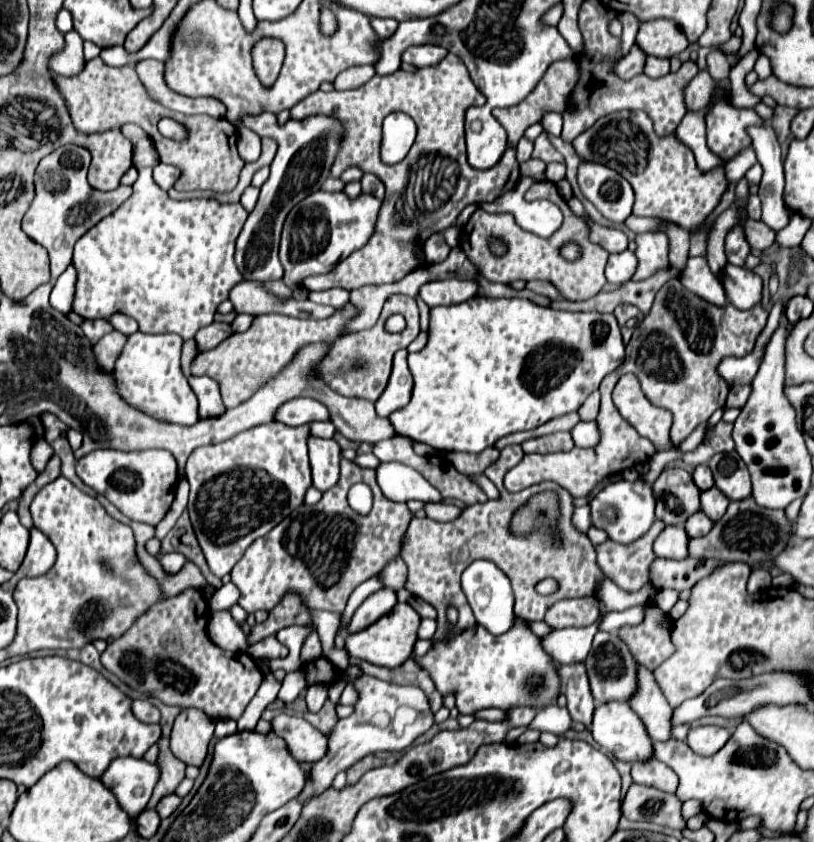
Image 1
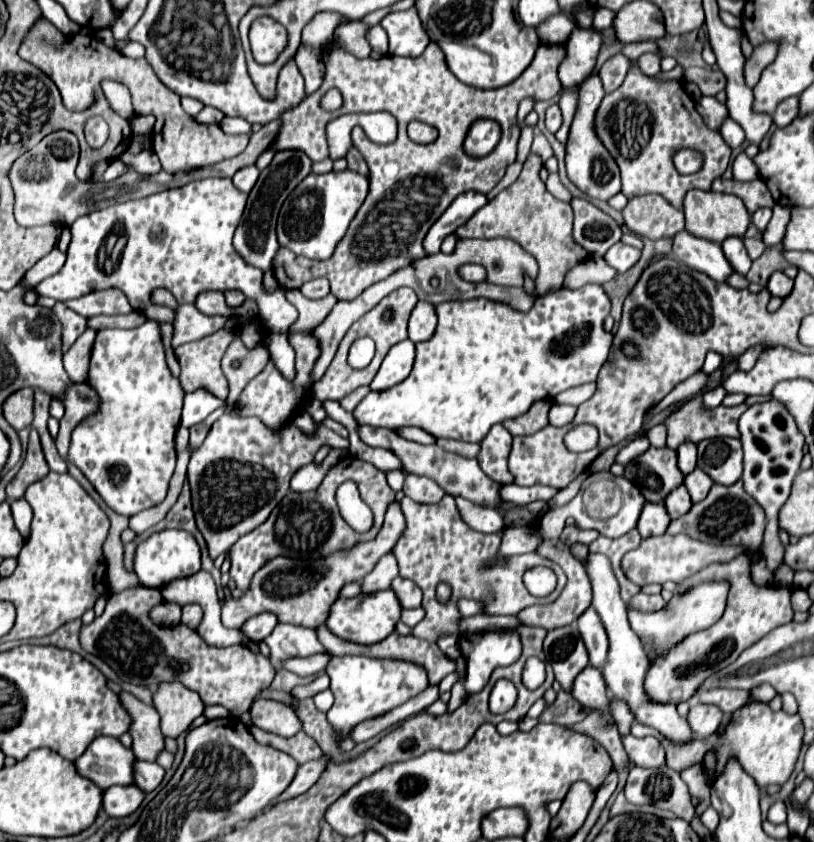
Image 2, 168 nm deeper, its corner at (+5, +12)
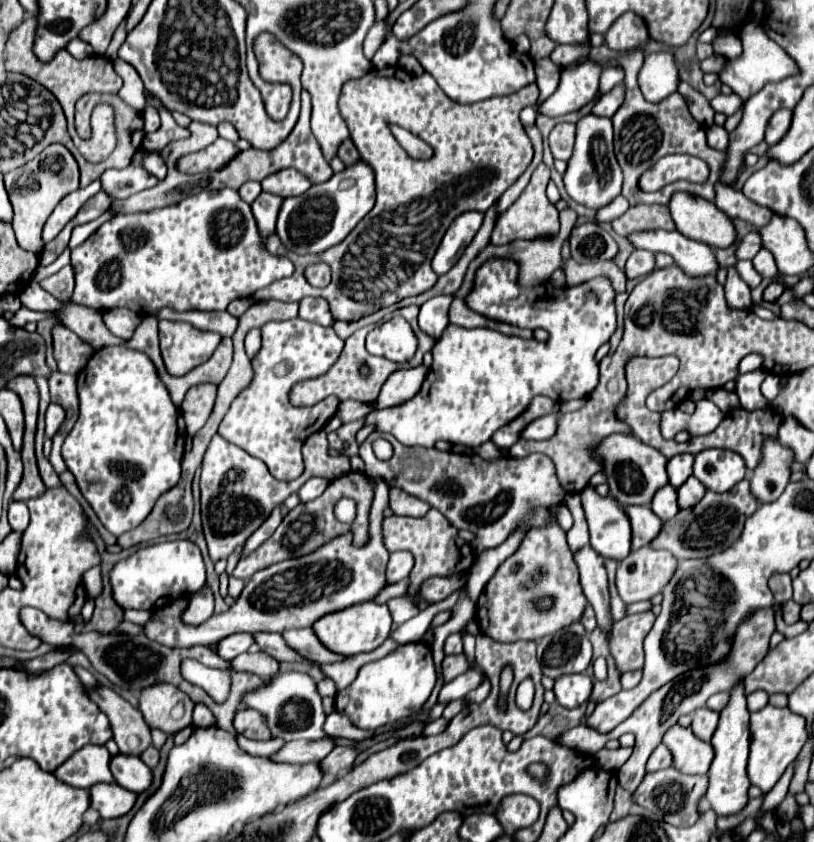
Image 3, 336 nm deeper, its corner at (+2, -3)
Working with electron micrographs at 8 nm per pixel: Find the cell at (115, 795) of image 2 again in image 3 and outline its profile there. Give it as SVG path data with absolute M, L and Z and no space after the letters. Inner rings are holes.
M96 783L90 787L90 807L94 807L102 819L112 819L128 813L136 801L136 793L118 787L118 783Z

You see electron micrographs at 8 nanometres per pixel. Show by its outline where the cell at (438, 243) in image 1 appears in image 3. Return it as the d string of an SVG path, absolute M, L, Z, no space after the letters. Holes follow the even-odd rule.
M466 211L452 221L452 225L448 227L448 231L446 231L446 235L444 235L434 259L432 259L432 269L438 275L448 273L458 263L464 249L470 245L470 241L478 233L482 219L484 219L484 213Z

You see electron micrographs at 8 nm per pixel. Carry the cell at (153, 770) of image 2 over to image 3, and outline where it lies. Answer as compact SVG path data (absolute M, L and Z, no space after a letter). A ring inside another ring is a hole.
M114 755L110 759L110 771L114 775L114 781L132 793L142 793L152 781L150 767L146 767L136 755Z

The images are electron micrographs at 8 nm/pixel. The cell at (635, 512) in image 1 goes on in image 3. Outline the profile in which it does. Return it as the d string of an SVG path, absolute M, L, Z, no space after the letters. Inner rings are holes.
M590 485L580 495L590 531L590 547L604 559L624 559L630 553L630 521L622 505L610 499L610 495L598 497Z

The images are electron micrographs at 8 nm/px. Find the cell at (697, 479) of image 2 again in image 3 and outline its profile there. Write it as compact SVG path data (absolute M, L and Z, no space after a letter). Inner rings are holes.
M690 475L690 479L686 479L686 483L682 483L678 489L678 507L694 507L694 503L698 503L698 499L702 499L702 495L706 493L706 487L702 487L702 483L698 483L698 479L694 479L694 475Z

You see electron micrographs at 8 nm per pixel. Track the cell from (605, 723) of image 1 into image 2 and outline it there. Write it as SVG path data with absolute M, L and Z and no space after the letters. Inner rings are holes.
M585 668L577 678L575 678L575 688L573 688L573 698L577 698L581 704L585 704L591 710L601 710L609 712L611 698L607 694L607 684L603 680L601 670L597 668Z

